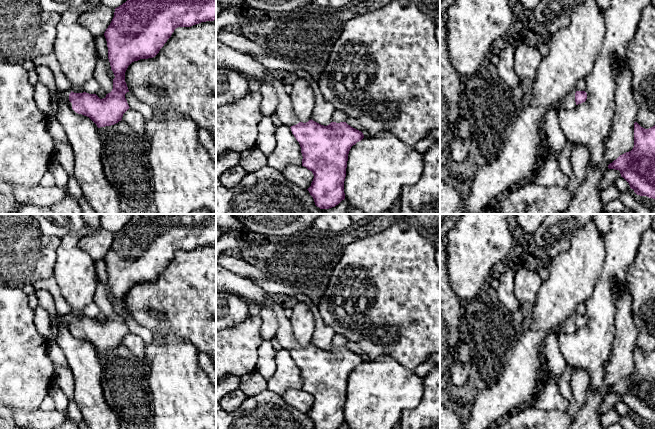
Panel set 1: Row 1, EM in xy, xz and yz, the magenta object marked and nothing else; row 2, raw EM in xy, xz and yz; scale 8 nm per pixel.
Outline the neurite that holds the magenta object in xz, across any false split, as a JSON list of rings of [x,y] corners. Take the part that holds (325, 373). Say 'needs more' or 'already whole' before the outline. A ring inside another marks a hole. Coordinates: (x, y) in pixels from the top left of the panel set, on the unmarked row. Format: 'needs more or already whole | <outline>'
needs more | [[[218,264],[216,287],[244,298],[249,304],[270,307],[274,311],[278,320],[275,338],[282,348],[291,352],[301,371],[302,390],[314,399],[307,414],[315,429],[338,429],[344,424],[348,378],[351,371],[364,362],[363,357],[346,346],[331,346],[327,350],[312,343],[306,347],[300,346],[294,338],[290,319],[273,296],[248,277],[239,276]]]

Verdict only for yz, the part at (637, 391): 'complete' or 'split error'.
complete

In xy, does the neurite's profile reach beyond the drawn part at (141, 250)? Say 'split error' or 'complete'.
split error

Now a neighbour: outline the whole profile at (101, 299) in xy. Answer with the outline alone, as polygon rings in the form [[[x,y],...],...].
[[[97,279],[94,303],[99,307],[101,314],[106,318],[113,313],[113,303],[109,300],[104,285]]]

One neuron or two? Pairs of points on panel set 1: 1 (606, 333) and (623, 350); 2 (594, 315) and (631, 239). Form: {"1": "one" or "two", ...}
{"1": "two", "2": "one"}

